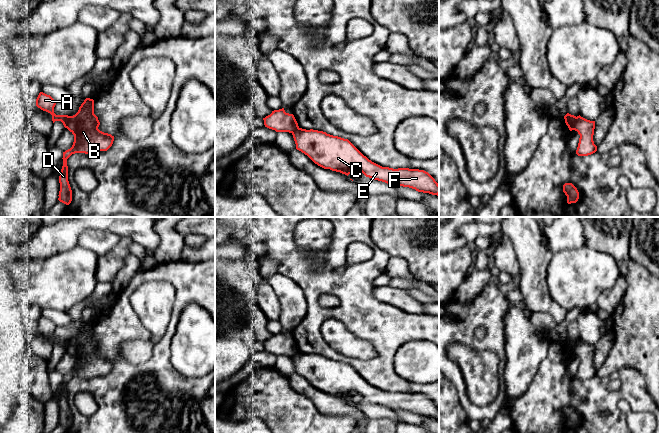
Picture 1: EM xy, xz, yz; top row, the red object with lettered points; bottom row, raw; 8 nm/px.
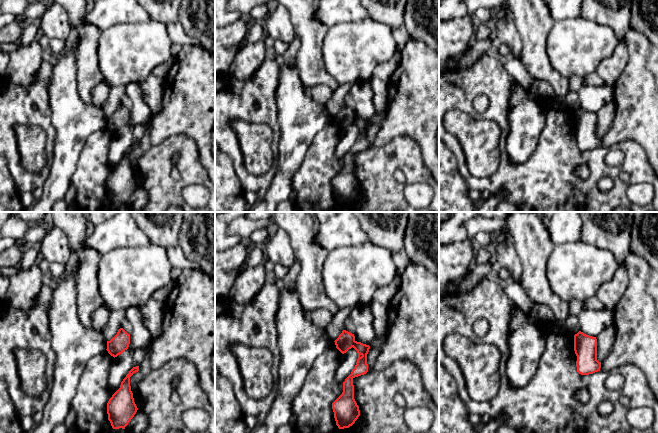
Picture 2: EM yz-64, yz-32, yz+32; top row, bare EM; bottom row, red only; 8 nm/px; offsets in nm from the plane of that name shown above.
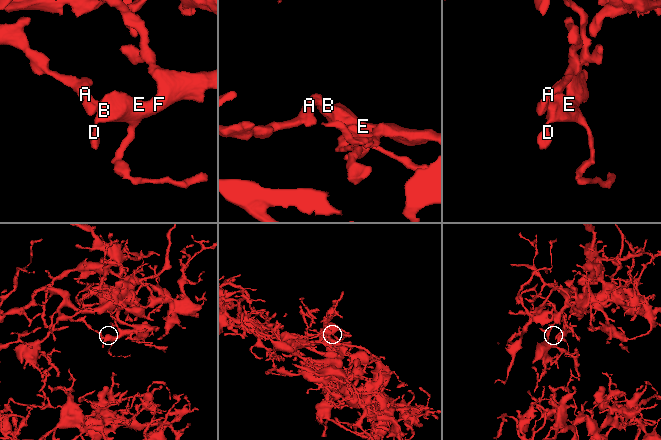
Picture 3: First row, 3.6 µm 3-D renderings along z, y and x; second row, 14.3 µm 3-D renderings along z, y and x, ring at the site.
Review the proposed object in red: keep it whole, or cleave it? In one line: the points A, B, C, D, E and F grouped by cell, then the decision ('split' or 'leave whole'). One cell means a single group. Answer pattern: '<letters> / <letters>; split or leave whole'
A / B C D E F; split

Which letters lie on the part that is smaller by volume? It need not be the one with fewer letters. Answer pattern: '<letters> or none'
B, C, D, E, F

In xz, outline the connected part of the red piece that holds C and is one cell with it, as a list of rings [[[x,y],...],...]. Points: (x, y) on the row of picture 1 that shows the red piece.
[[[298,128],[292,135],[296,149],[324,169],[347,176],[360,171],[366,177],[392,186],[409,187],[418,192],[439,195],[439,184],[424,170],[382,167],[364,156],[348,139],[323,131]]]

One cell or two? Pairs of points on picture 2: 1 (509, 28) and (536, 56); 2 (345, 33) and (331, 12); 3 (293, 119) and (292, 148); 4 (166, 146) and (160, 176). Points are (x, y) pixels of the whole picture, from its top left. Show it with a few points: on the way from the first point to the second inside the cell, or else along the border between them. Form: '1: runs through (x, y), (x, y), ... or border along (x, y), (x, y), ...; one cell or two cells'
1: border along (512, 19), (521, 40), (521, 58); two cells
2: border along (362, 20), (339, 22), (328, 28); two cells
3: runs through (292, 126), (292, 141); one cell
4: runs through (163, 153), (160, 156), (160, 169); one cell

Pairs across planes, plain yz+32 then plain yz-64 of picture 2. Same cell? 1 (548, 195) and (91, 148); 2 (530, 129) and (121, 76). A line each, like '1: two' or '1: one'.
1: one
2: two

